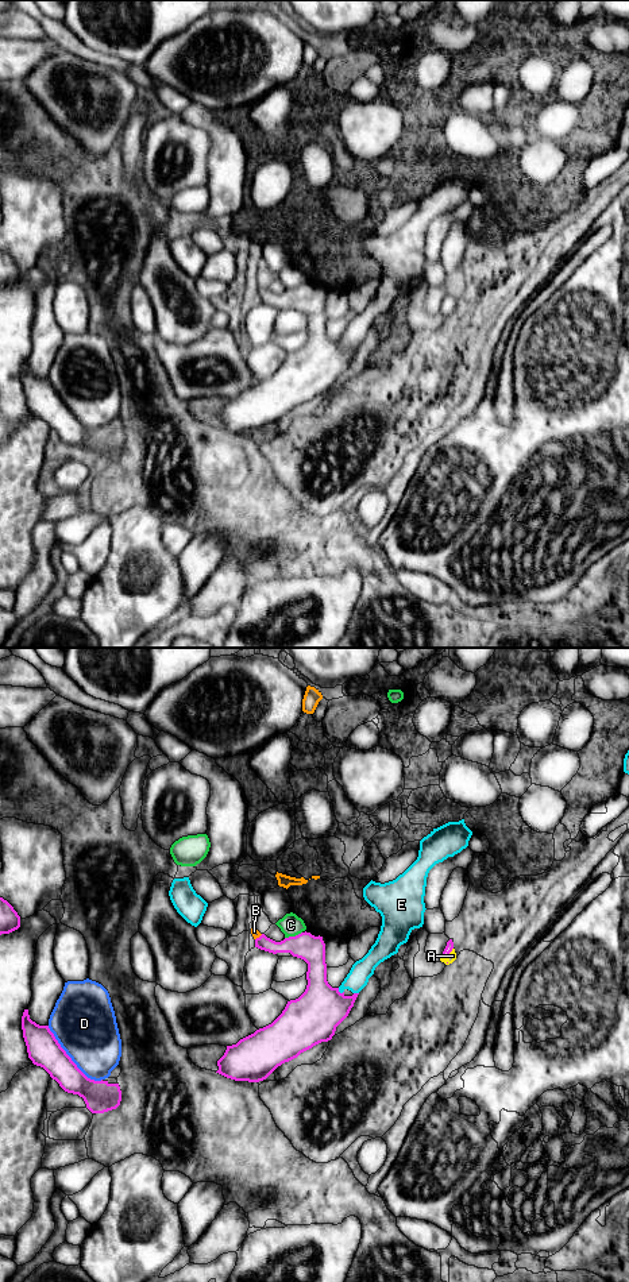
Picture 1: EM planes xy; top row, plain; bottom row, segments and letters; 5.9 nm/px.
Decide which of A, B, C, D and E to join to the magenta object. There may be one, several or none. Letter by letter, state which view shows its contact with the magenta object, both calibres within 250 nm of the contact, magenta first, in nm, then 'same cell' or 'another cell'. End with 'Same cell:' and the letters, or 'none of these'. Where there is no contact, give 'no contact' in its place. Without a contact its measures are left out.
A: xy | 50/50 nm | same cell
B: xy | 140/50 nm | same cell
C: xy | 160/140 nm | another cell
D: xy | 190/380 nm | another cell
E: xy | 300/130 nm | another cell
Same cell: A, B

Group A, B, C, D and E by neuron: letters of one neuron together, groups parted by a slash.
A B / C / D / E

